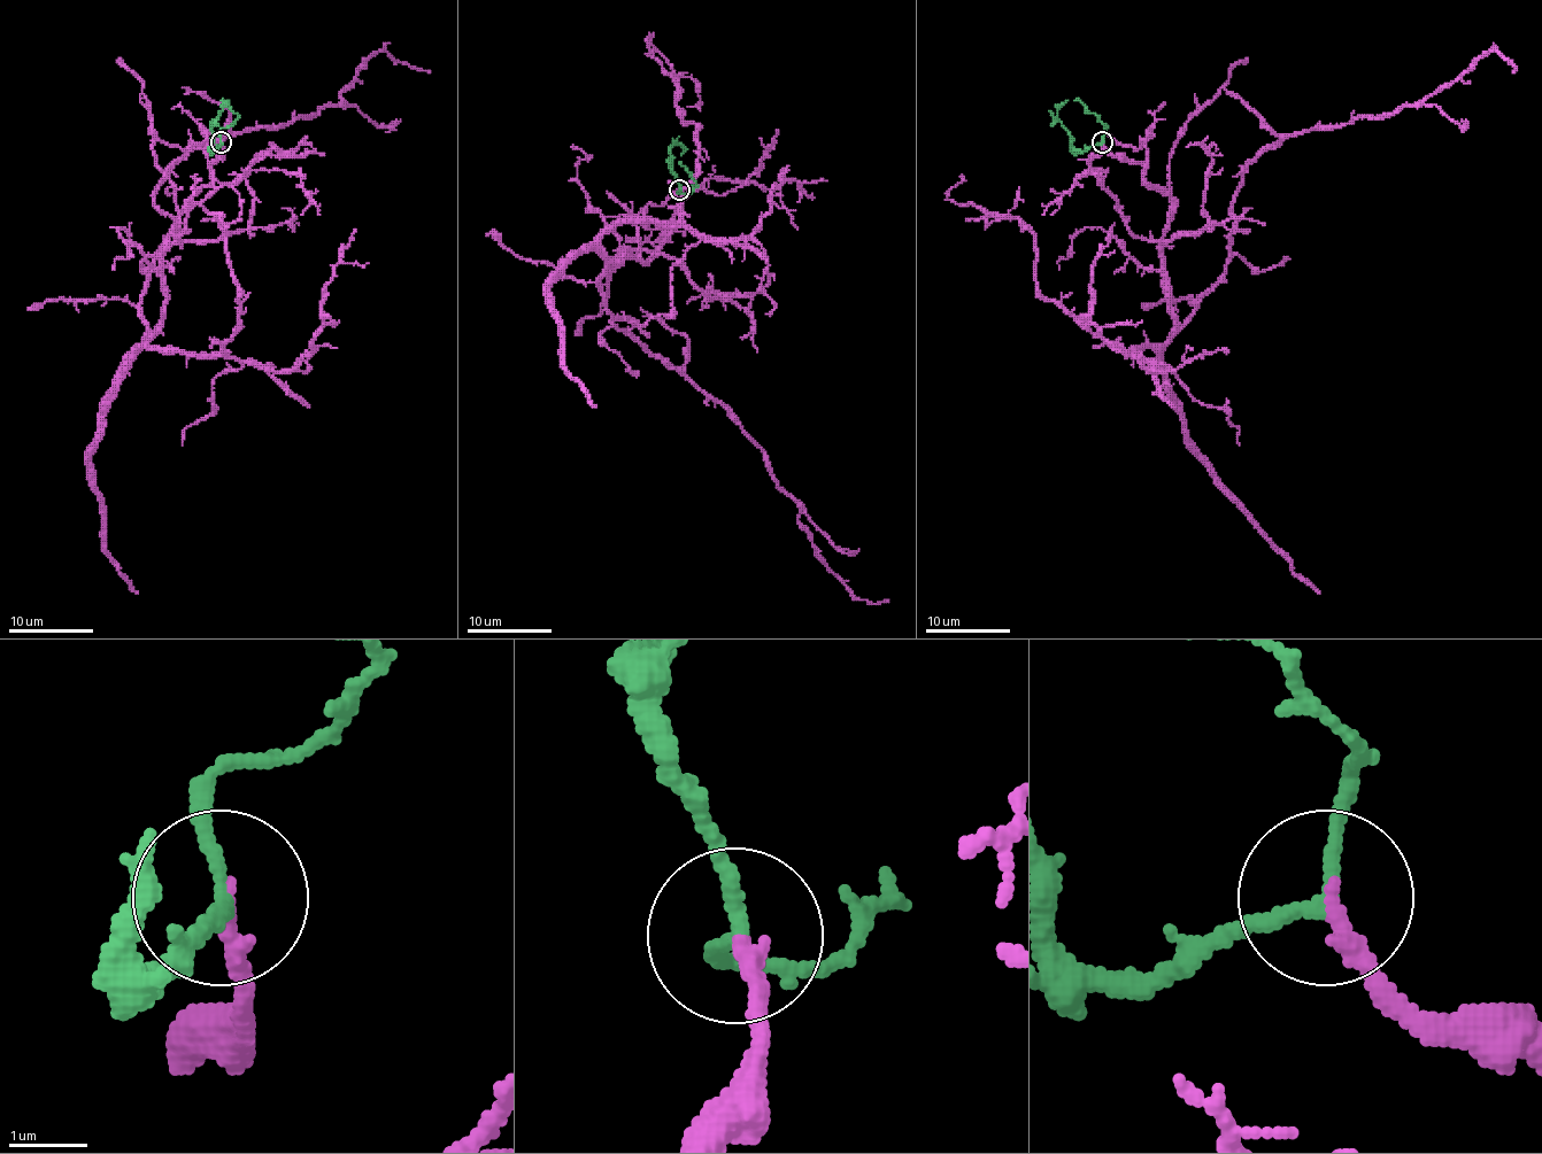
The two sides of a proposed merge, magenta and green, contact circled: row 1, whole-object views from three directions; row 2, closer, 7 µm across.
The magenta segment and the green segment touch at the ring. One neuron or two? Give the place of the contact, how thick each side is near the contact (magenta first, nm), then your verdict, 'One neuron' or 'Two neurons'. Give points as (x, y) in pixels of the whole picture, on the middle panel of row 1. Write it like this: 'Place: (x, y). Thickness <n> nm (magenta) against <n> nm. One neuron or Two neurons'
Place: (679, 190). Thickness 240 nm (magenta) against 170 nm. One neuron

